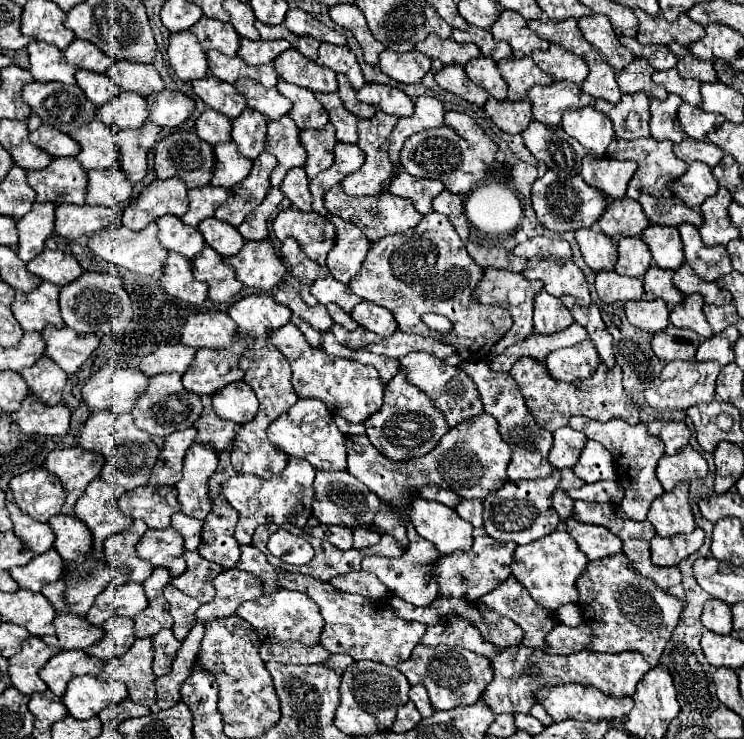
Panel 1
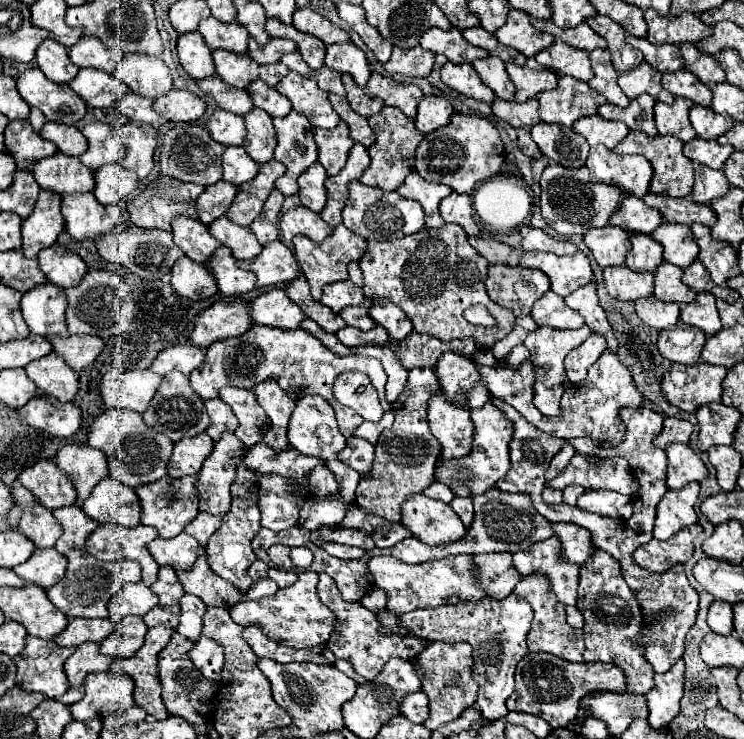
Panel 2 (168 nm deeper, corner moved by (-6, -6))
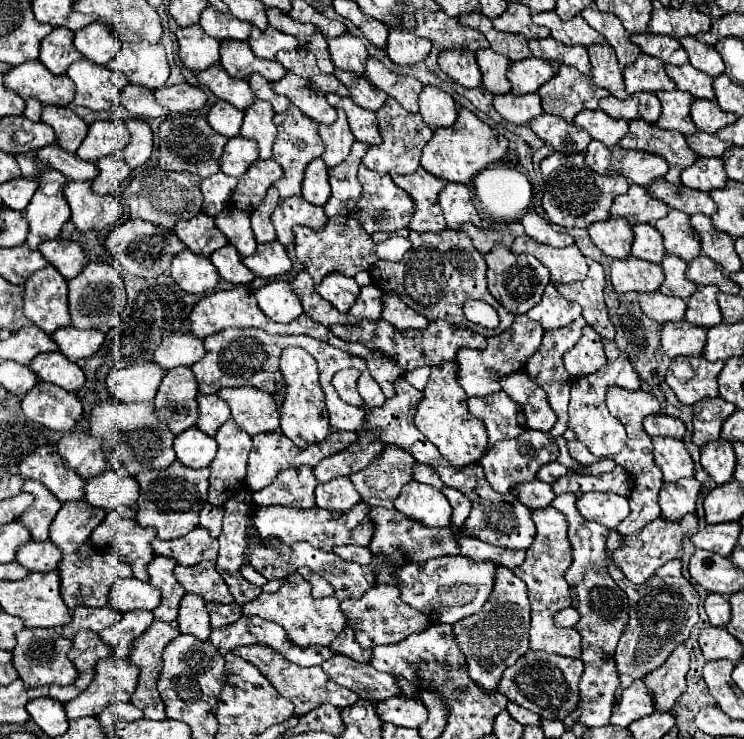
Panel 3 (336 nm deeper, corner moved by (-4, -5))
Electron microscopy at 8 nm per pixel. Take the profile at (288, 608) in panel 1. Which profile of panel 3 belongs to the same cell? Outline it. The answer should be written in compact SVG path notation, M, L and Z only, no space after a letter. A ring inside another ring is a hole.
M290 574L282 588L274 594L262 592L258 598L242 606L242 612L248 616L260 616L264 620L272 620L278 626L282 626L288 632L288 638L296 642L296 646L310 646L310 644L320 644L320 646L330 646L330 642L344 630L346 622L344 616L340 614L338 600L334 596L316 600L310 594L310 584L296 574Z

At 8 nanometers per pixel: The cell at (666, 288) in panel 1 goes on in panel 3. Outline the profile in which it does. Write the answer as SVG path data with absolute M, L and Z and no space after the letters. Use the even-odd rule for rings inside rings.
M666 254L662 260L662 270L666 274L666 280L660 286L660 292L668 296L678 296L684 302L688 302L688 298L698 286L686 278L686 262L680 260L678 256Z

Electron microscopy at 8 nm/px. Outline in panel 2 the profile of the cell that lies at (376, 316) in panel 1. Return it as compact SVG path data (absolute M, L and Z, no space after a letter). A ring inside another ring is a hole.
M382 301L382 303L374 303L368 311L370 319L384 327L388 331L388 335L392 339L404 339L410 331L412 331L412 323L410 319L404 315L404 311L388 301Z

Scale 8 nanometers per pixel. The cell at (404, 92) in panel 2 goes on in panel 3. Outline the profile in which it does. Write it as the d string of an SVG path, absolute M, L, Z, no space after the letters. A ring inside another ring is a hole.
M368 58L366 60L366 72L364 76L368 78L368 82L372 82L376 88L384 90L386 94L390 94L392 98L396 98L406 110L410 112L418 112L418 94L422 92L422 82L416 80L414 76L406 76L406 74L396 74L390 72L380 60L376 58Z

